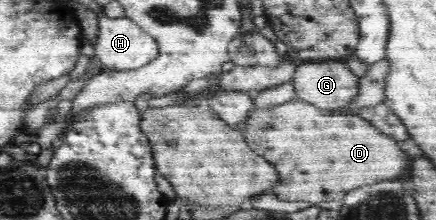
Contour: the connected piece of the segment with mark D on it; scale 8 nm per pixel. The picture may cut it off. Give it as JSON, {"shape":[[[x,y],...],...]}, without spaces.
{"shape":[[[298,100],[288,101],[274,108],[252,108],[241,126],[249,147],[255,153],[265,157],[275,168],[277,183],[272,191],[284,202],[330,202],[342,201],[347,192],[368,184],[394,180],[408,169],[412,157],[398,146],[396,139],[382,133],[358,113],[347,110],[322,110],[312,103]]]}

